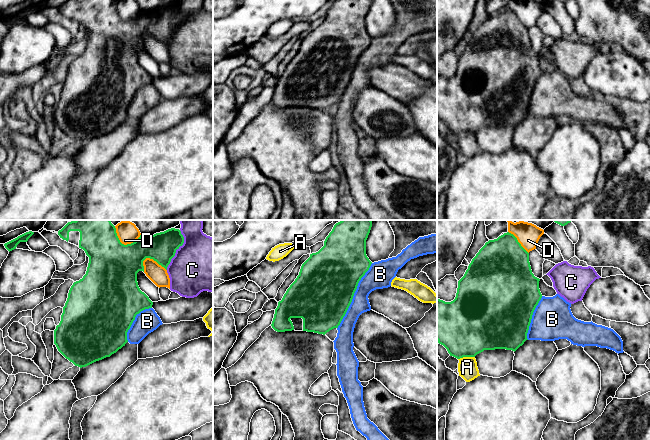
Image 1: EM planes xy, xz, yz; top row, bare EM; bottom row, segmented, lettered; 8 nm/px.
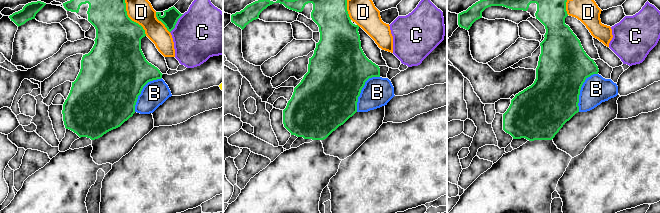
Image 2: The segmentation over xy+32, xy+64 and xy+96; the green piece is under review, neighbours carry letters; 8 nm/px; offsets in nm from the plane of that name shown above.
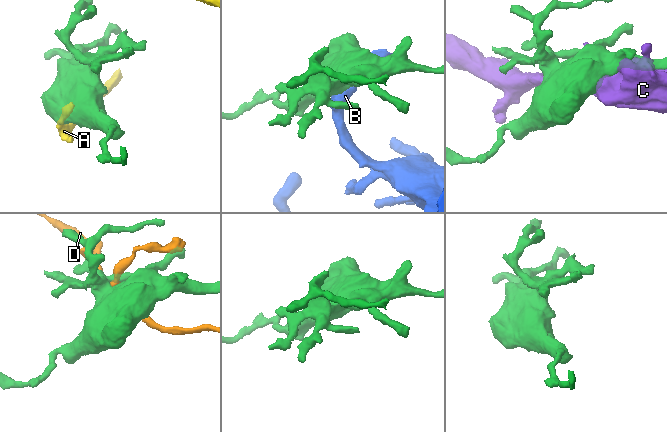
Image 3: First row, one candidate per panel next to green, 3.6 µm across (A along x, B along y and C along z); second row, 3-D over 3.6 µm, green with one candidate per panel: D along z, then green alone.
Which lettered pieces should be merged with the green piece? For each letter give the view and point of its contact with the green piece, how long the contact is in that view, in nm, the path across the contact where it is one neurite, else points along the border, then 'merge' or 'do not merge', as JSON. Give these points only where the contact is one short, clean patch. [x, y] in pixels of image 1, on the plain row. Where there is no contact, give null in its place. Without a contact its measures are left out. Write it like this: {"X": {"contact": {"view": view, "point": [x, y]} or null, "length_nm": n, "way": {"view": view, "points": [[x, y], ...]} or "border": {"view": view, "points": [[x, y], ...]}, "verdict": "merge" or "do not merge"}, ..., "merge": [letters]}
{"A": {"contact": {"view": "yz", "point": [466, 132]}, "length_nm": 140, "border": {"view": "yz", "points": [[474, 132], [463, 132], [458, 135]]}, "verdict": "do not merge"}, "B": {"contact": {"view": "xz", "point": [353, 71]}, "length_nm": 600, "verdict": "merge"}, "C": {"contact": {"view": "xy", "point": [176, 25]}, "length_nm": 340, "verdict": "do not merge"}, "D": {"contact": {"view": "xy", "point": [123, 20]}, "length_nm": 240, "verdict": "do not merge"}, "merge": ["B"]}

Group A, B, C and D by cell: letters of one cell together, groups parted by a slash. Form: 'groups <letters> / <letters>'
groups A / B / C / D

